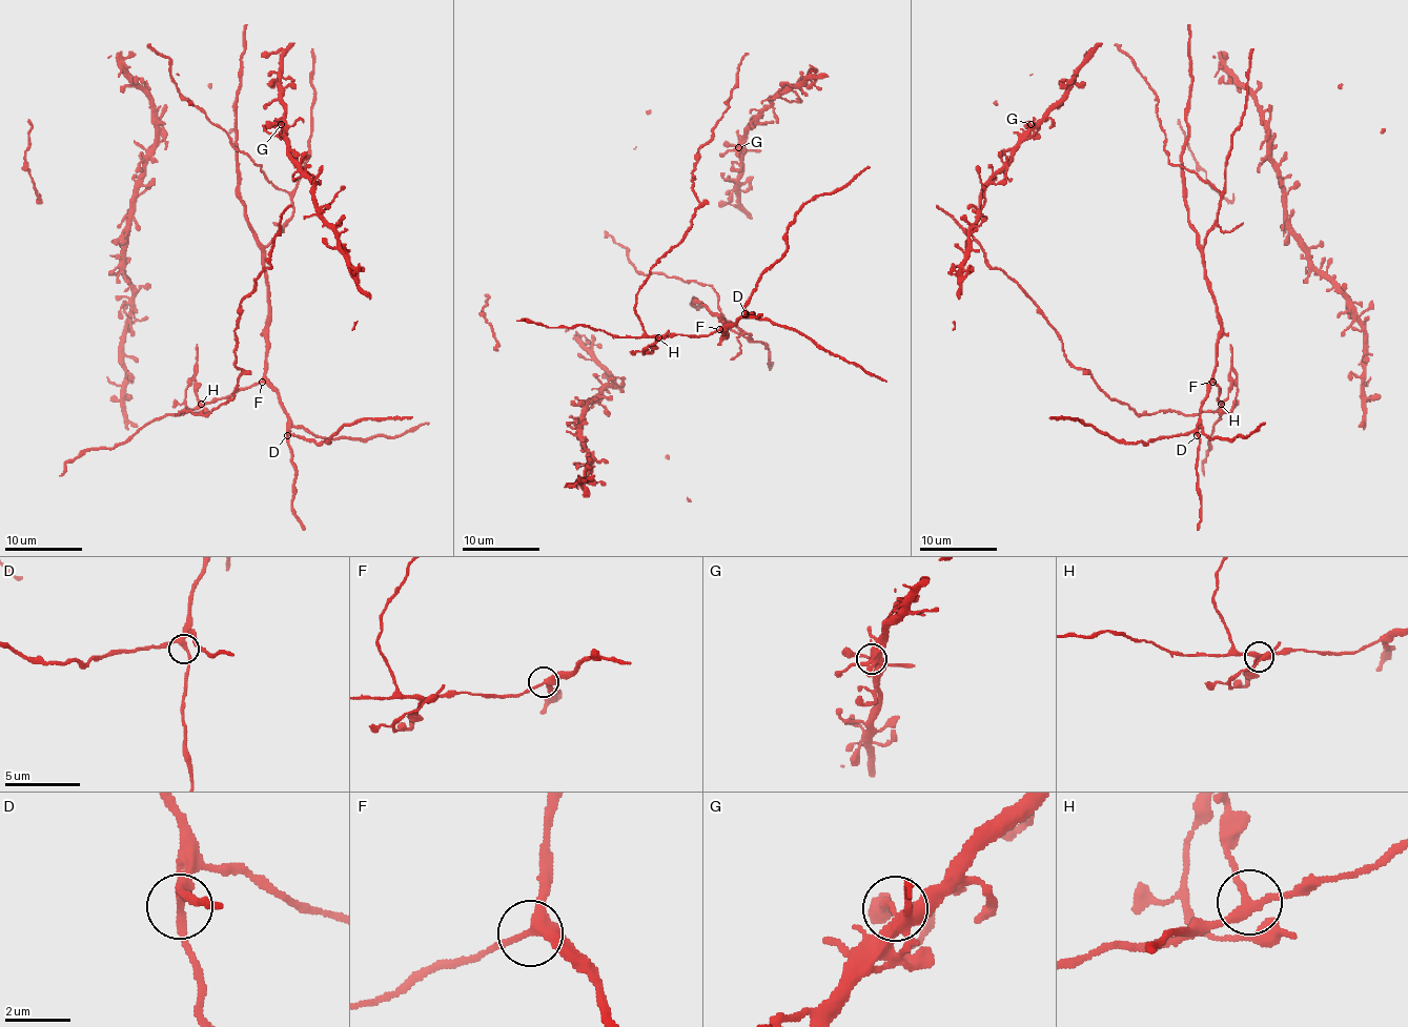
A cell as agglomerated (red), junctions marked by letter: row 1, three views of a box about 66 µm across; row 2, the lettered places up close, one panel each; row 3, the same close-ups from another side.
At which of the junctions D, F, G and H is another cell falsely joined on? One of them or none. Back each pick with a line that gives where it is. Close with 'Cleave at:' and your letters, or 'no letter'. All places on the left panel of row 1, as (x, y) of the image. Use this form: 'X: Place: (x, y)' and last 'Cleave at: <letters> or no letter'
H: Place: (201, 404)
Cleave at: H

